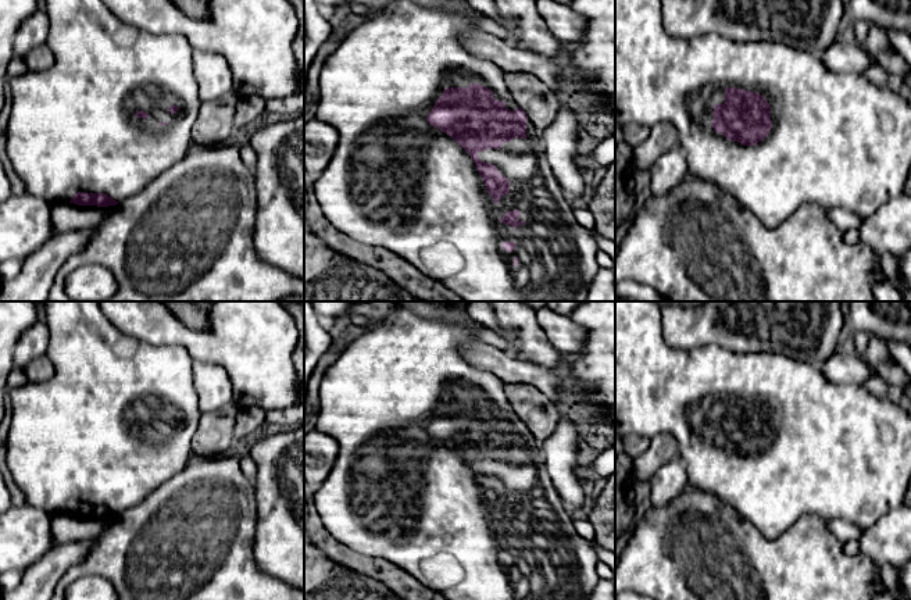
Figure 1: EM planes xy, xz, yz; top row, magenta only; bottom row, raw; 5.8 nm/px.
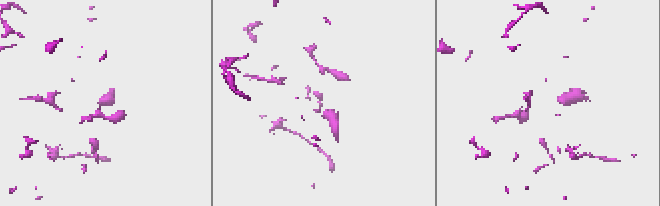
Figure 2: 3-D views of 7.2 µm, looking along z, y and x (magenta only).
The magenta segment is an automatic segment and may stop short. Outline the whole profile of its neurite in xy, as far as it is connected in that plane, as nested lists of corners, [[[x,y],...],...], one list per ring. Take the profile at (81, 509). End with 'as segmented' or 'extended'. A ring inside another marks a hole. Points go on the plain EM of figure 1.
[[[40,301],[42,318],[49,329],[46,357],[54,365],[54,375],[43,382],[26,382],[18,389],[8,390],[12,406],[11,425],[7,439],[7,467],[25,494],[25,503],[54,514],[74,514],[78,517],[115,517],[143,501],[161,483],[182,471],[193,458],[192,439],[197,431],[201,411],[193,383],[193,360],[179,344],[151,346],[118,331],[103,314],[100,301]]] | extended

